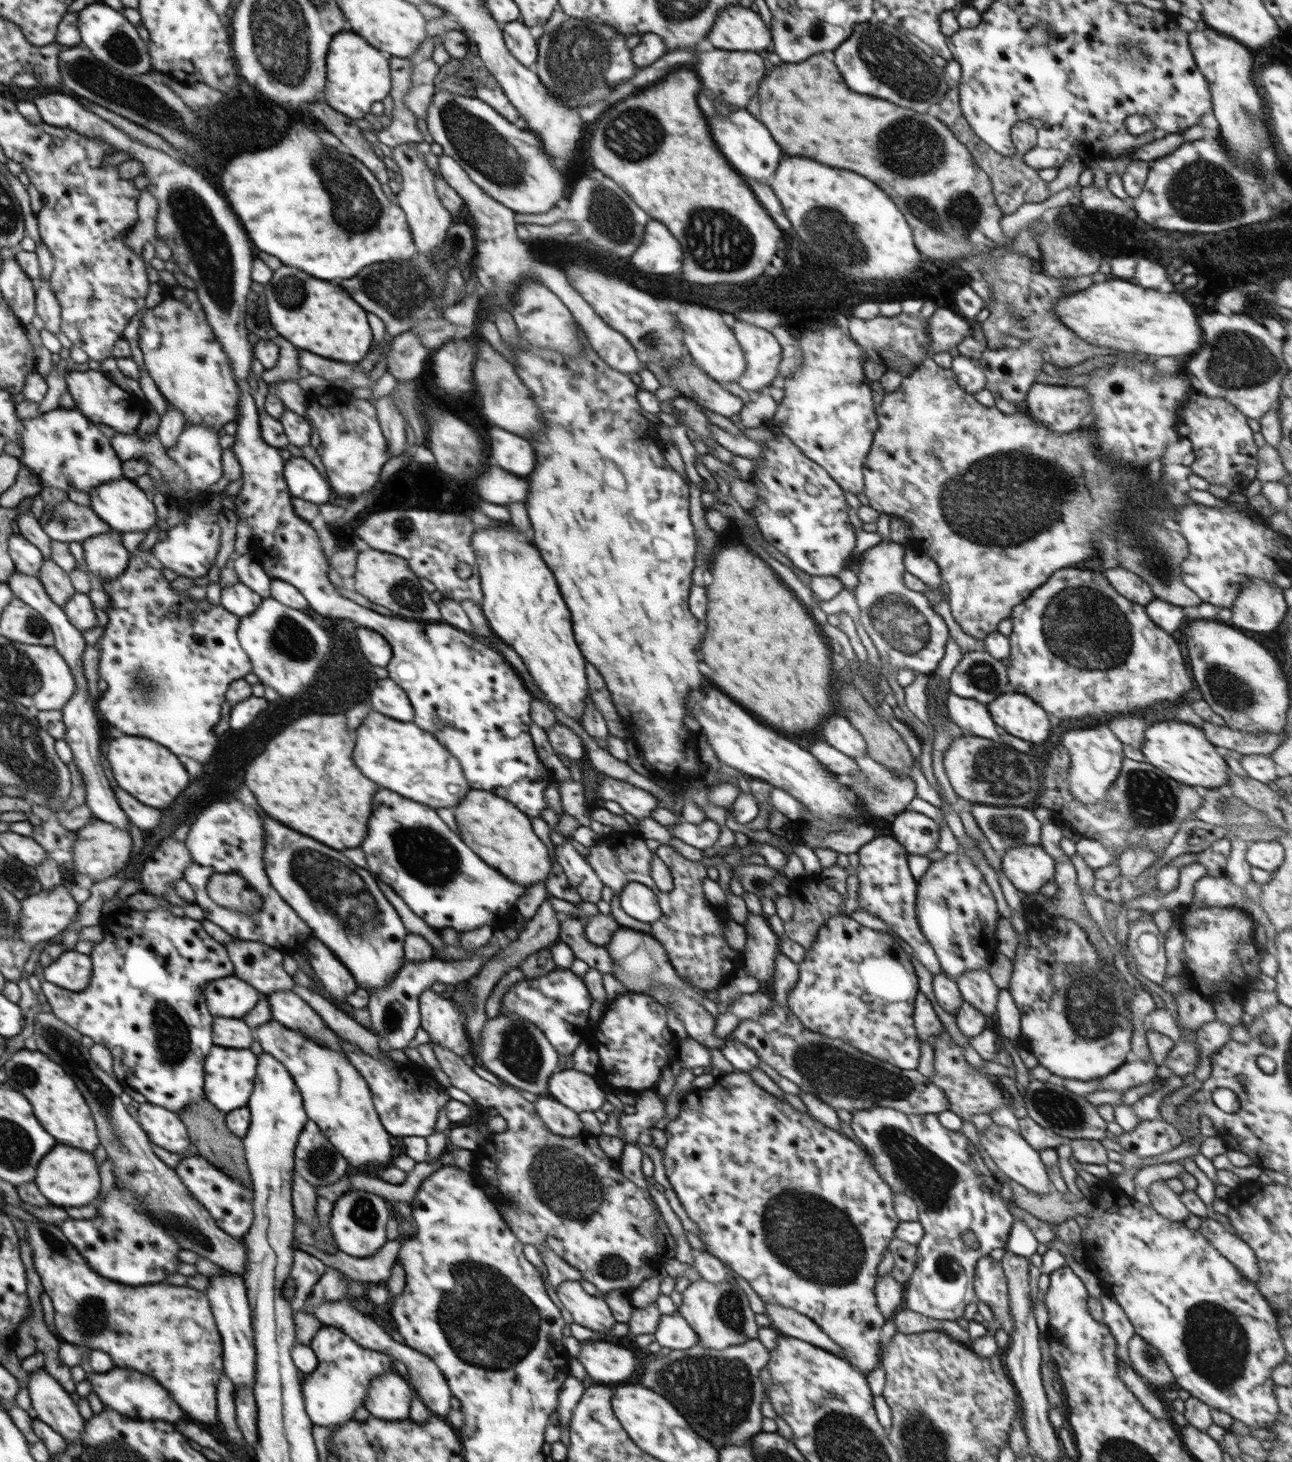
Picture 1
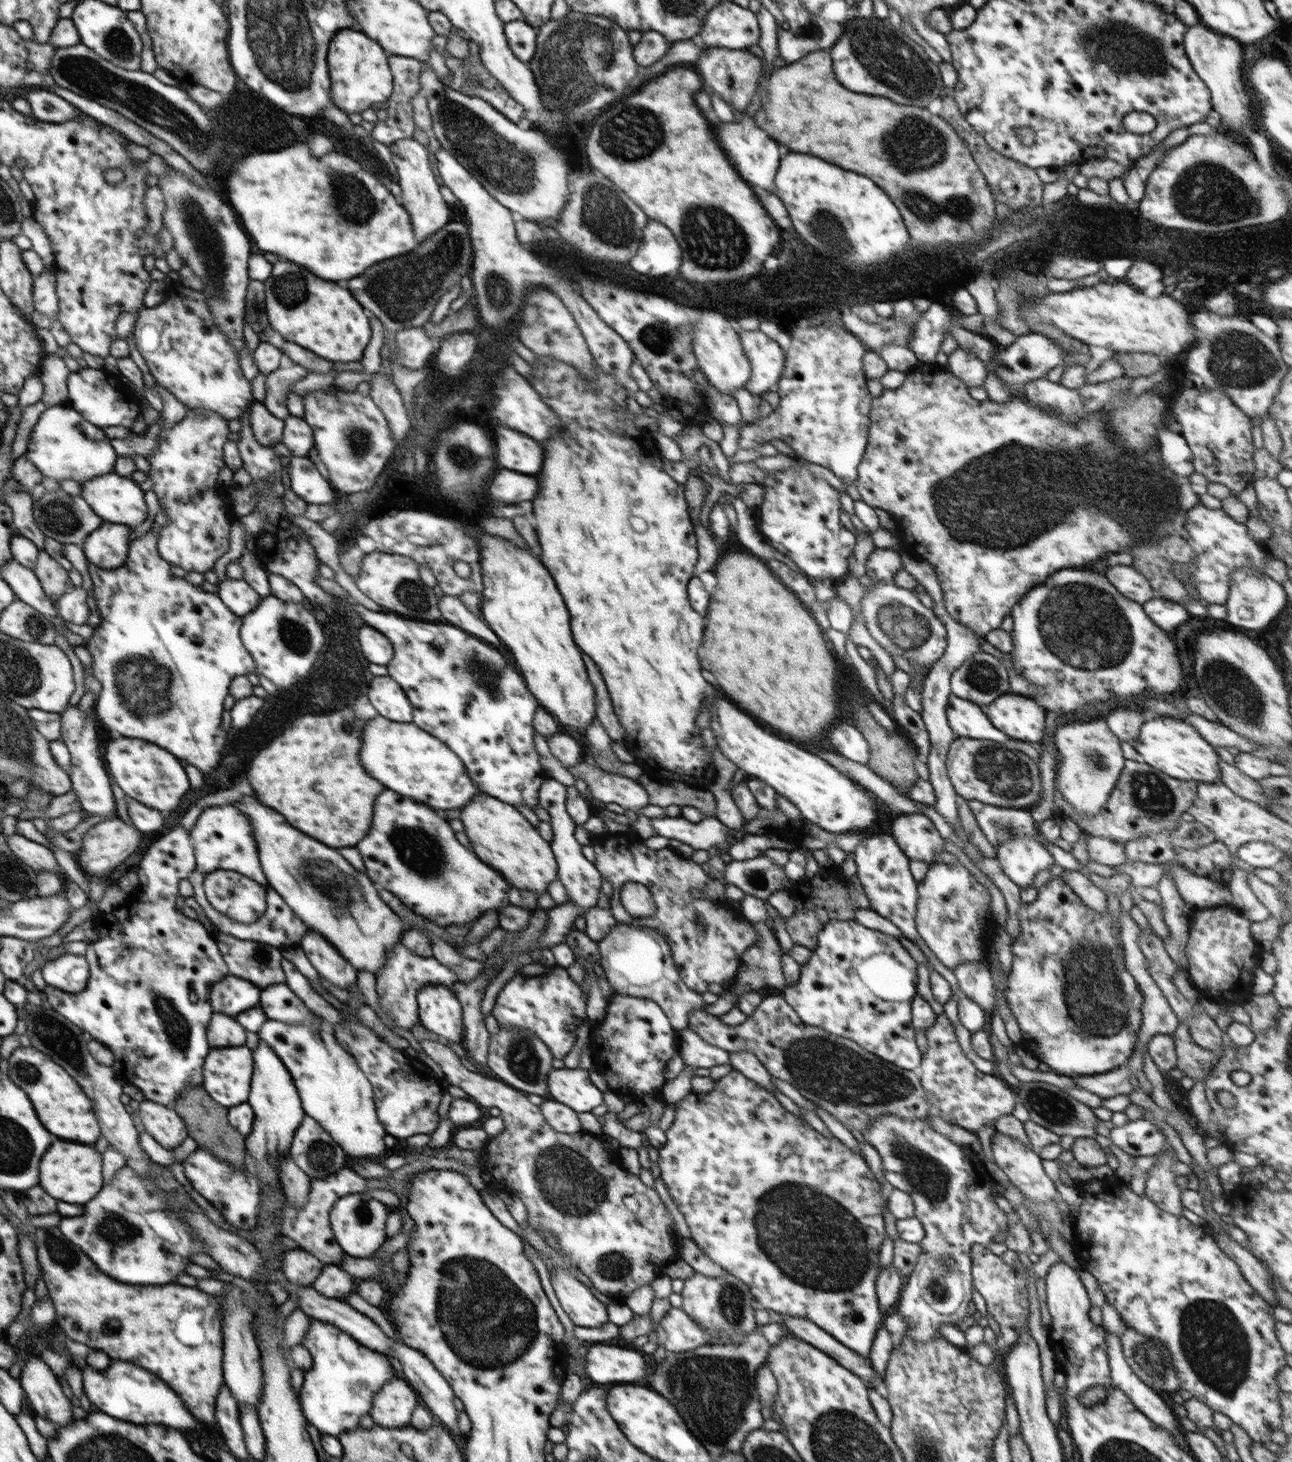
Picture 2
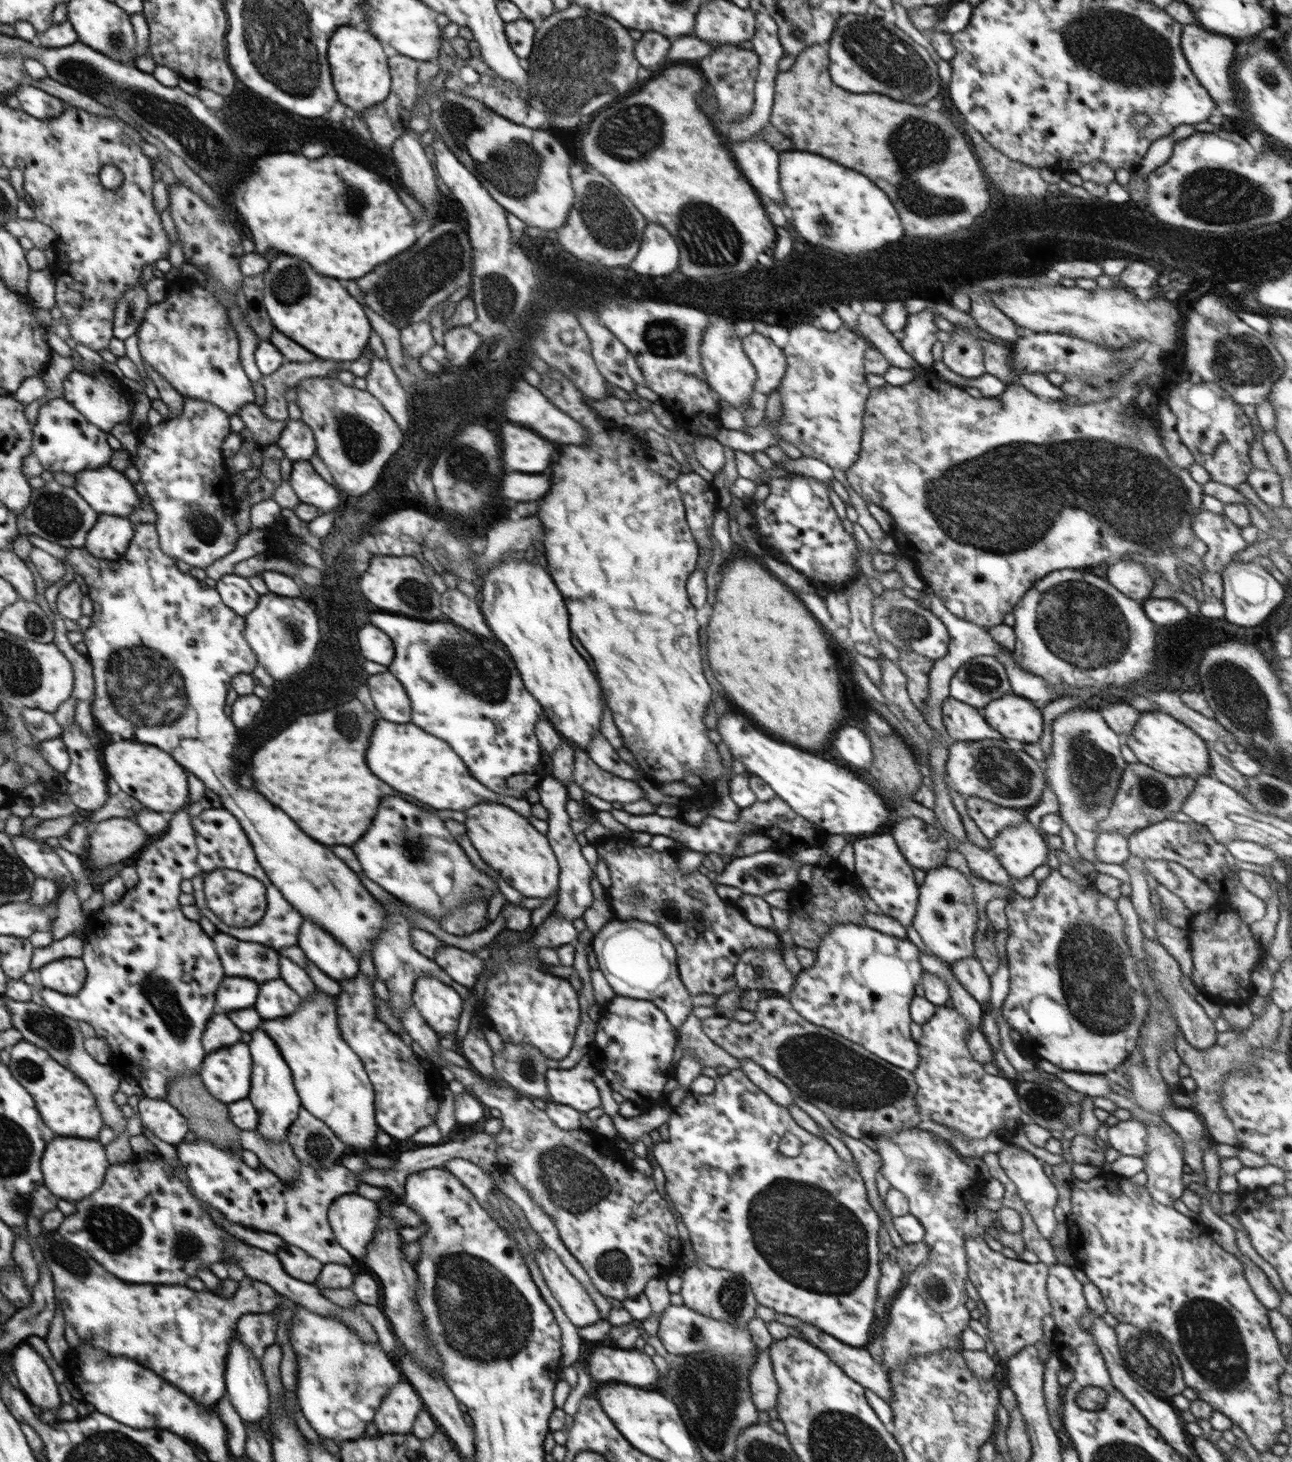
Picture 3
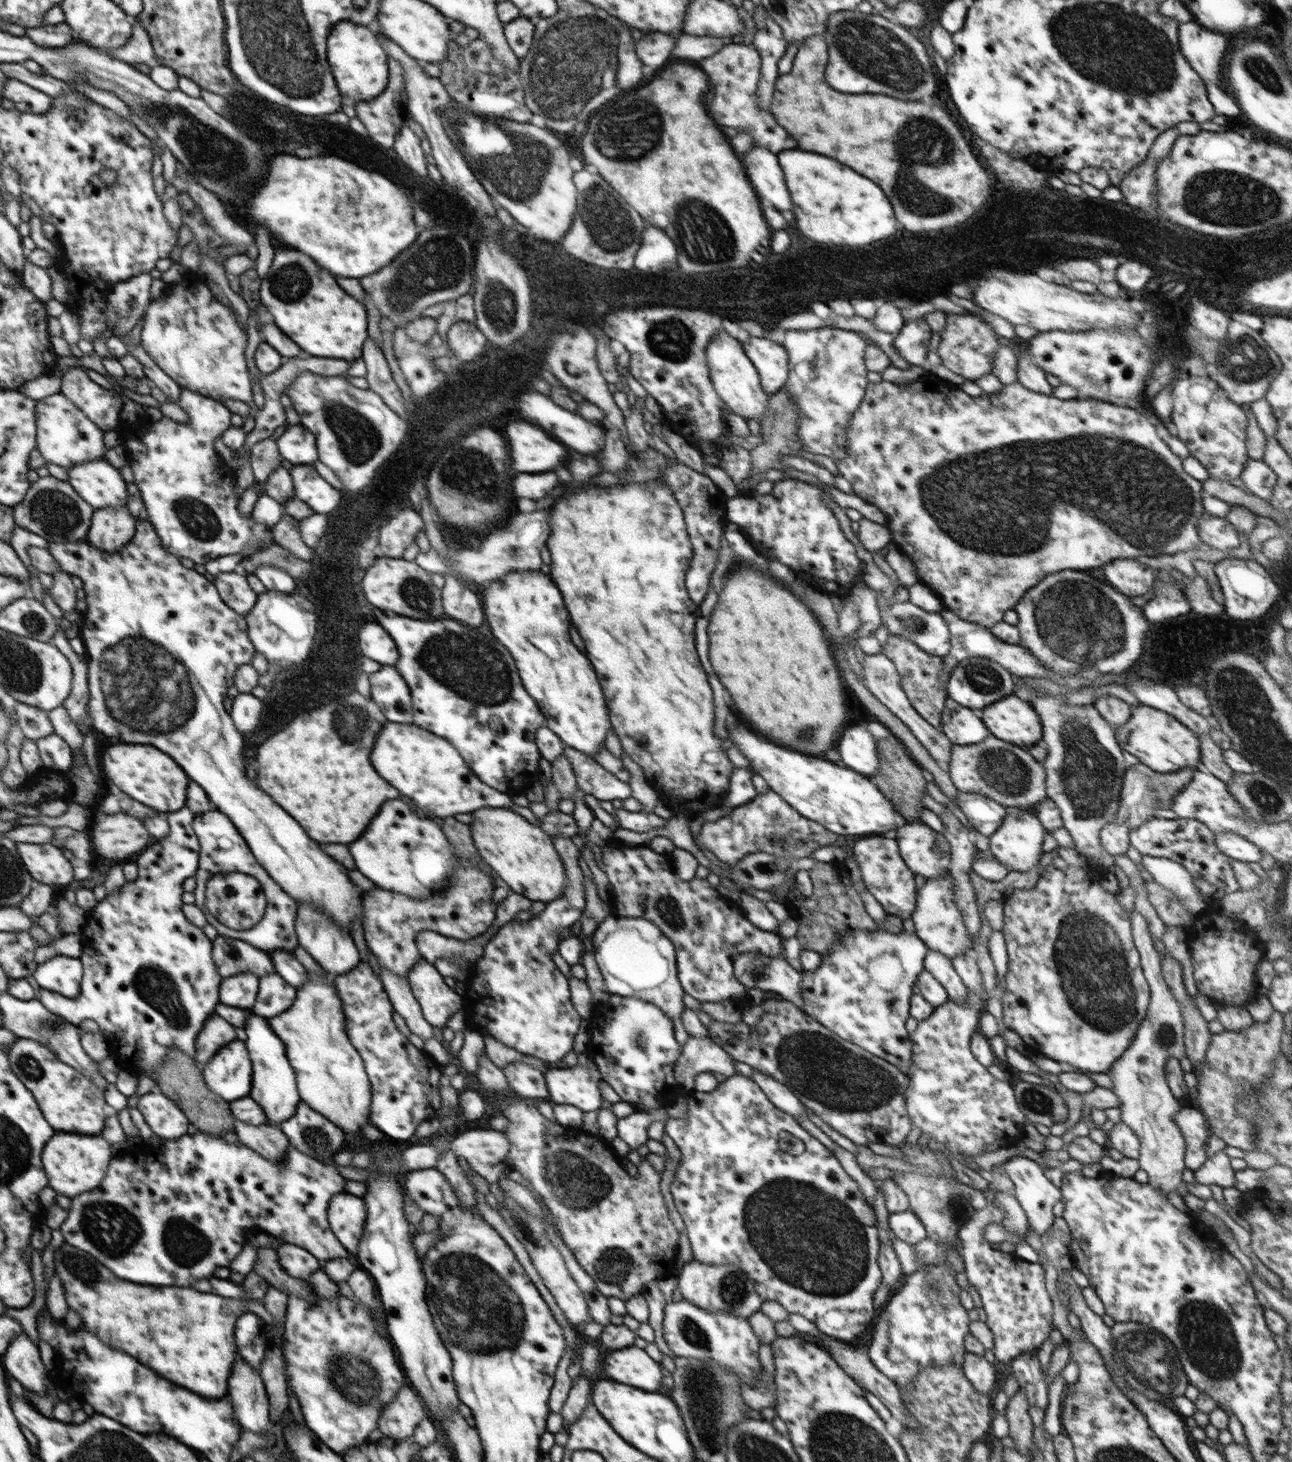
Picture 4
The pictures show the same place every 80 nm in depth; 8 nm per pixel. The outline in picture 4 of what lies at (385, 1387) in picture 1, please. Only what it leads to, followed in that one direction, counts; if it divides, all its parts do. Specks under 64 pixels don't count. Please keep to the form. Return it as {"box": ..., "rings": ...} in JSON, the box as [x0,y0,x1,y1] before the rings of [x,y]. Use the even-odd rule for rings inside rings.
{"box":[378,1383,426,1441],"rings":[[[408,1383],[402,1385],[392,1402],[383,1406],[378,1428],[384,1437],[397,1441],[412,1439],[418,1423],[426,1416],[426,1404]]]}

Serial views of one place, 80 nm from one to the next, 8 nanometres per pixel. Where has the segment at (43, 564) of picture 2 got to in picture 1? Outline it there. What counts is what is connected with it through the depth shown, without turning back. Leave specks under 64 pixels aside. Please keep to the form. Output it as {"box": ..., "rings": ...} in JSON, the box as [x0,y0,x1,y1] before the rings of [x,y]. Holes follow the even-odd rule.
{"box":[39,559,75,606],"rings":[[[44,559],[39,578],[49,598],[58,606],[66,605],[66,601],[70,601],[70,597],[75,594],[68,573],[59,568],[52,559]]]}

